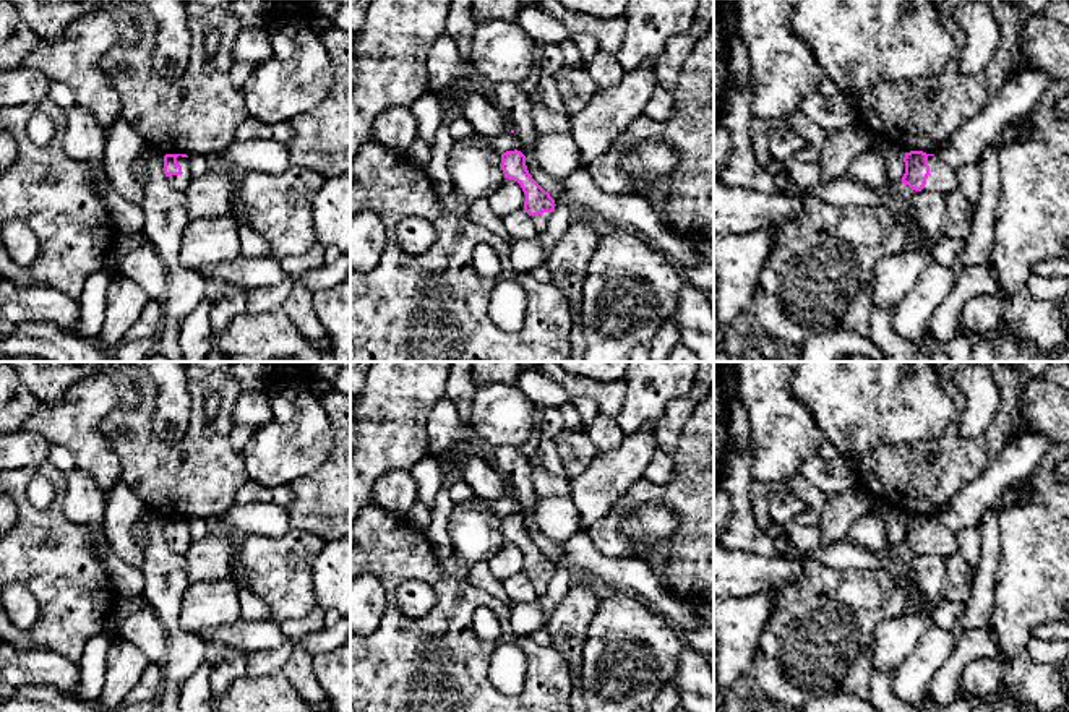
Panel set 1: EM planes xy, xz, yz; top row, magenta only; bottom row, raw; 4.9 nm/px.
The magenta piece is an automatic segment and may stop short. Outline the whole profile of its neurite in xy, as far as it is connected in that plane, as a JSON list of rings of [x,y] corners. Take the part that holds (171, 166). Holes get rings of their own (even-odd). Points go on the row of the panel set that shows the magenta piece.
[[[187,154],[164,156],[164,174],[167,177],[167,182],[178,191],[185,191],[193,180],[187,157]]]

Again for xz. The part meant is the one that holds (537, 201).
[[[514,149],[501,154],[501,170],[506,178],[521,185],[526,201],[524,211],[530,216],[535,230],[542,232],[555,211],[555,199],[529,174],[526,156]]]

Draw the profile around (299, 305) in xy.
[[[302,276],[292,277],[294,287],[284,300],[282,308],[303,339],[320,350],[323,362],[336,362],[331,341],[313,310],[313,292],[303,284]]]

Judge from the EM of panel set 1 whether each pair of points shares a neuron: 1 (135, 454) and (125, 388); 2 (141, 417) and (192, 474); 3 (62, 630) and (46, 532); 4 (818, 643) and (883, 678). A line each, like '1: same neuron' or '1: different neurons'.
1: different neurons
2: same neuron
3: same neuron
4: different neurons

